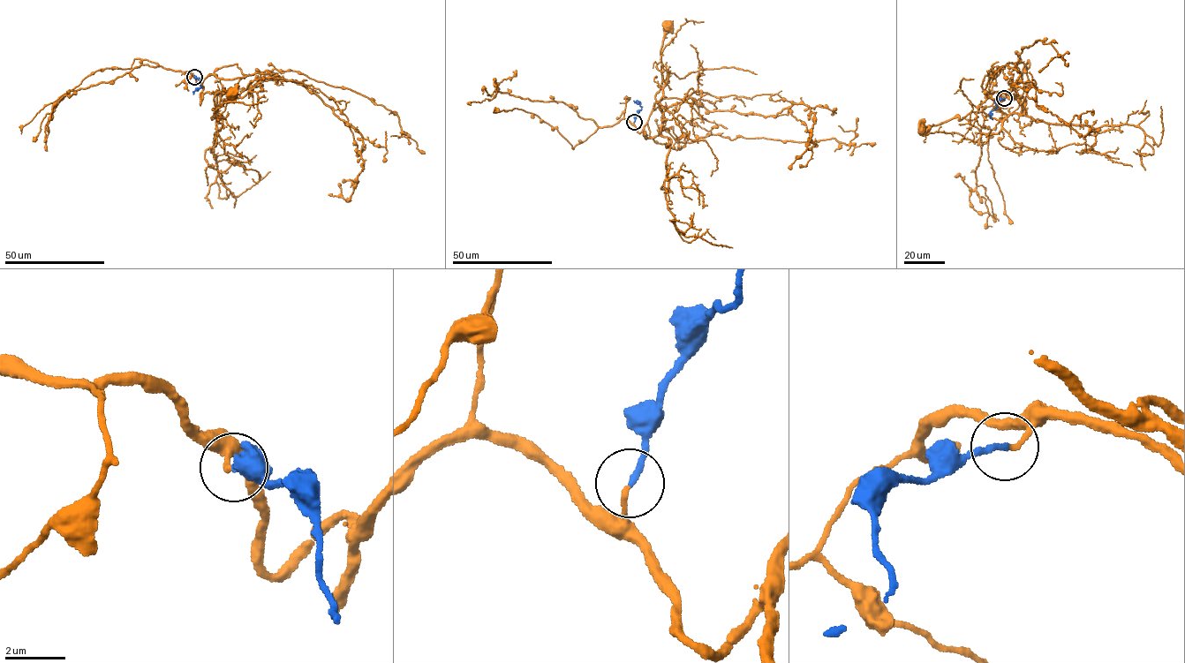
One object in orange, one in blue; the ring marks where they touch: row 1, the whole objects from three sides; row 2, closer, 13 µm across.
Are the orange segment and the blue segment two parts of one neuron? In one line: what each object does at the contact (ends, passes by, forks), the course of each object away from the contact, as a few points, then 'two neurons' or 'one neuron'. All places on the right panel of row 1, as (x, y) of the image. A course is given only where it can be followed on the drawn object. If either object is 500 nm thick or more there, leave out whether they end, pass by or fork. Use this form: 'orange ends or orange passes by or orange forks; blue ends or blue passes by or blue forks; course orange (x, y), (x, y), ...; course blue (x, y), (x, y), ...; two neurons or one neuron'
orange ends; blue ends; course orange (1005, 98), (1025, 99), (1019, 102), (1023, 113), (998, 120), (970, 112), (922, 127); course blue (1004, 98), (996, 101), (997, 108), (990, 115), (992, 119); one neuron

